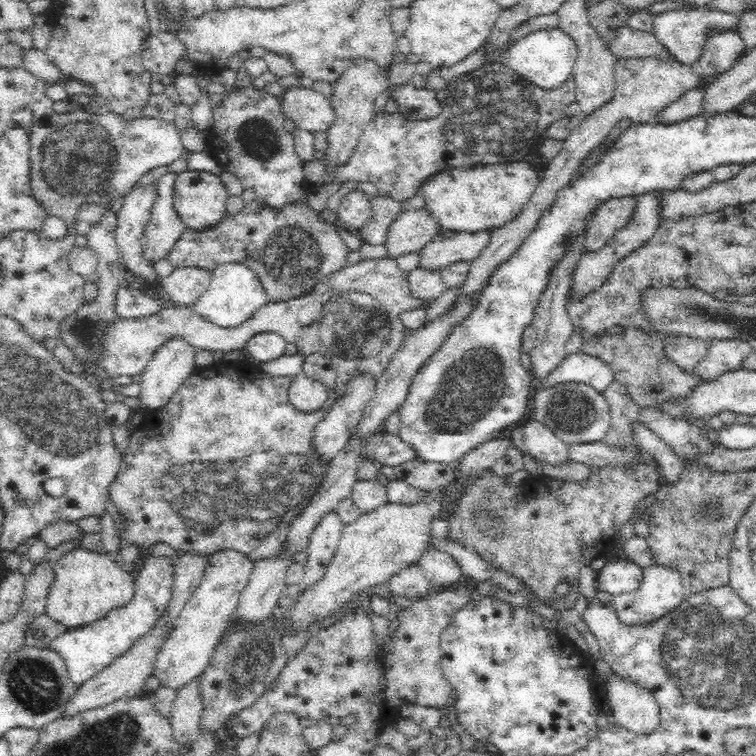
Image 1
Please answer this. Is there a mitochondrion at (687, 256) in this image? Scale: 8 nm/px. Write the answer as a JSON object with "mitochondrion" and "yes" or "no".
{"mitochondrion":"no"}

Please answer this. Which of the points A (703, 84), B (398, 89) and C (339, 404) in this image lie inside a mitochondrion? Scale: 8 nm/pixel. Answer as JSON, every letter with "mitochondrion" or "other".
{"A":"other","B":"other","C":"other"}

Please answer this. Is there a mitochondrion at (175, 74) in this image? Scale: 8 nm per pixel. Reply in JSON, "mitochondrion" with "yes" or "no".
{"mitochondrion":"no"}

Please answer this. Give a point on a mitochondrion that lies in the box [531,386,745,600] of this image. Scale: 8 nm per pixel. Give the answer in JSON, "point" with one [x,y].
{"point":[711,508]}

